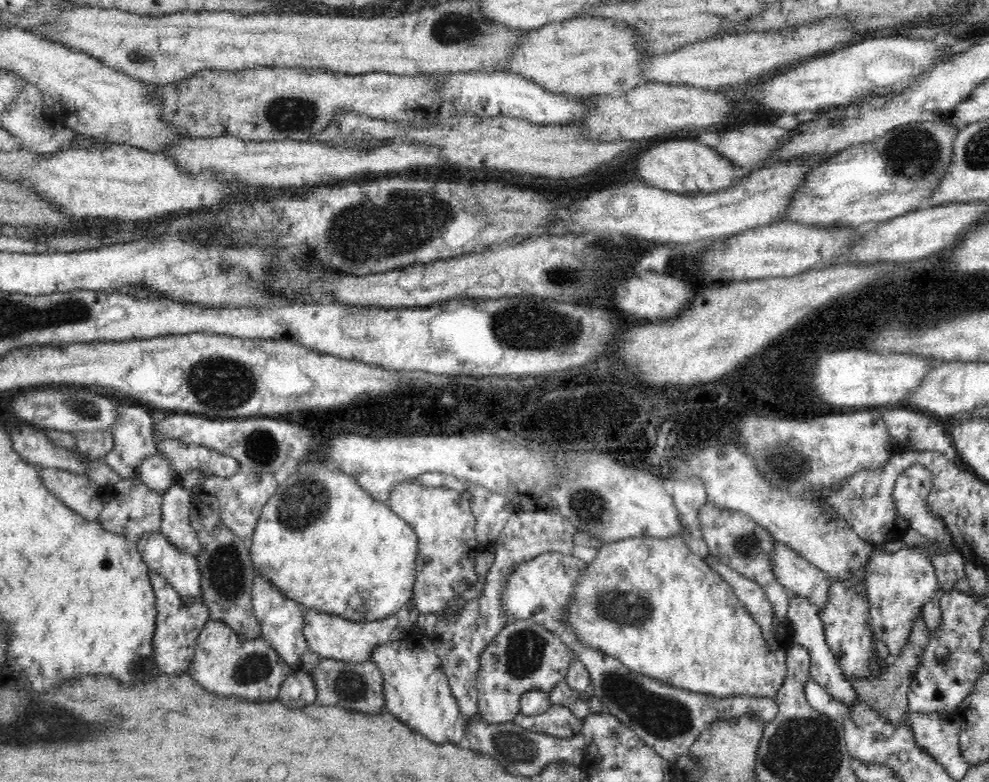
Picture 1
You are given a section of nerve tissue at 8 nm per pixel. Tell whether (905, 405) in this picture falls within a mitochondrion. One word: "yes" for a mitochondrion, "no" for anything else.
no

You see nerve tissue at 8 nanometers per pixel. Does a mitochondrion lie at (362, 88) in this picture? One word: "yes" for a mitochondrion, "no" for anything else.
no

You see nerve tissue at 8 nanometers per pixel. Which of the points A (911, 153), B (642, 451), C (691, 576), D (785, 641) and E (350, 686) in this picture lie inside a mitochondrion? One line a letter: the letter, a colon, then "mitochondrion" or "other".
A: mitochondrion
B: other
C: other
D: other
E: mitochondrion

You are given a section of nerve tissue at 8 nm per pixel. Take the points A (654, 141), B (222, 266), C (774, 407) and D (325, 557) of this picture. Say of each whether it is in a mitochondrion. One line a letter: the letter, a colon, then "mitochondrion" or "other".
A: other
B: mitochondrion
C: other
D: other

